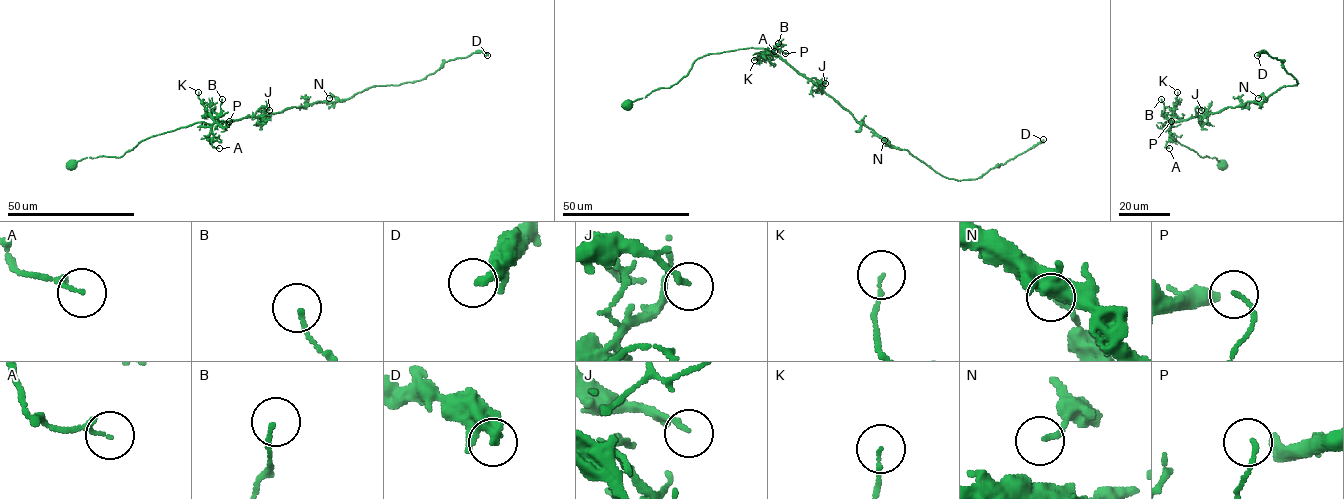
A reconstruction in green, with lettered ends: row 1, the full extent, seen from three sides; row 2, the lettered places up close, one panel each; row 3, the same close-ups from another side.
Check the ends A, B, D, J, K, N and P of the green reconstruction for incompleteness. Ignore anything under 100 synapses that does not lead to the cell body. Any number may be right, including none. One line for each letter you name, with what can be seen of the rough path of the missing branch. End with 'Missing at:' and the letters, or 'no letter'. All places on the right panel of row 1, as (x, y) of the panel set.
Missing at: no letter

